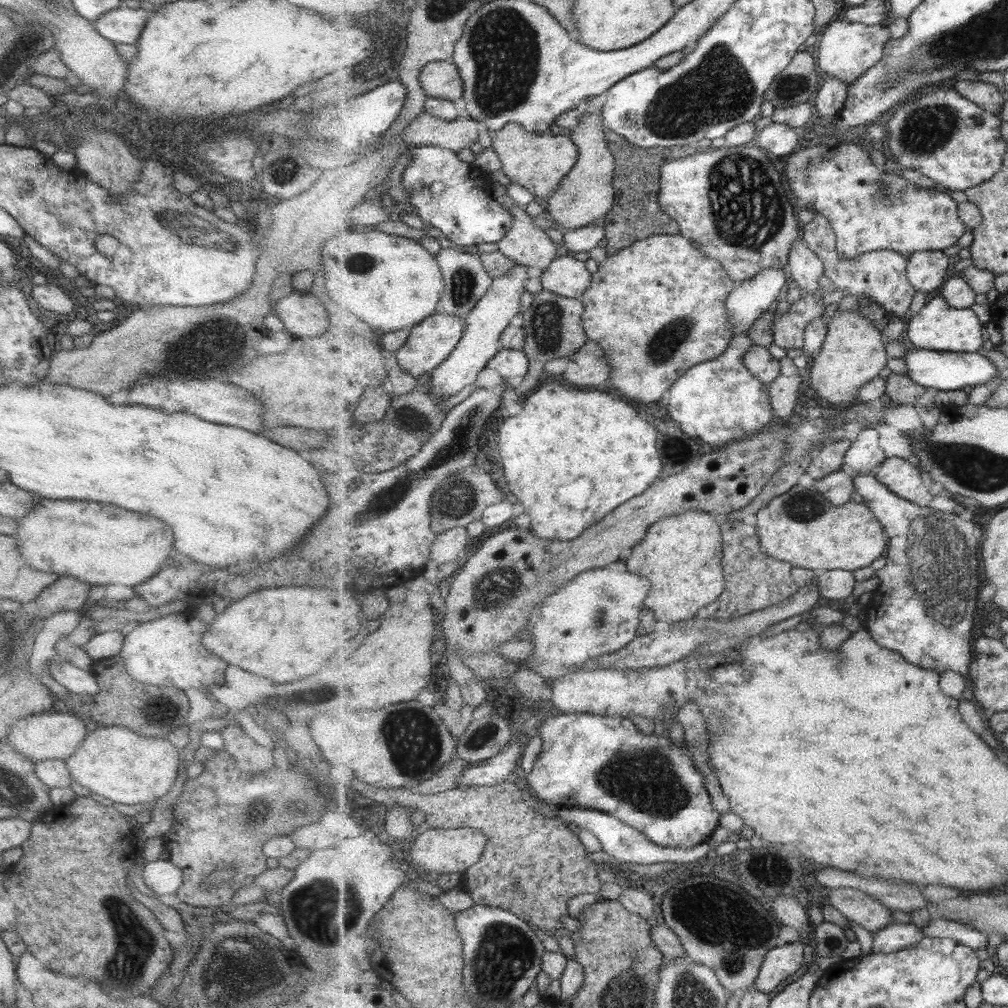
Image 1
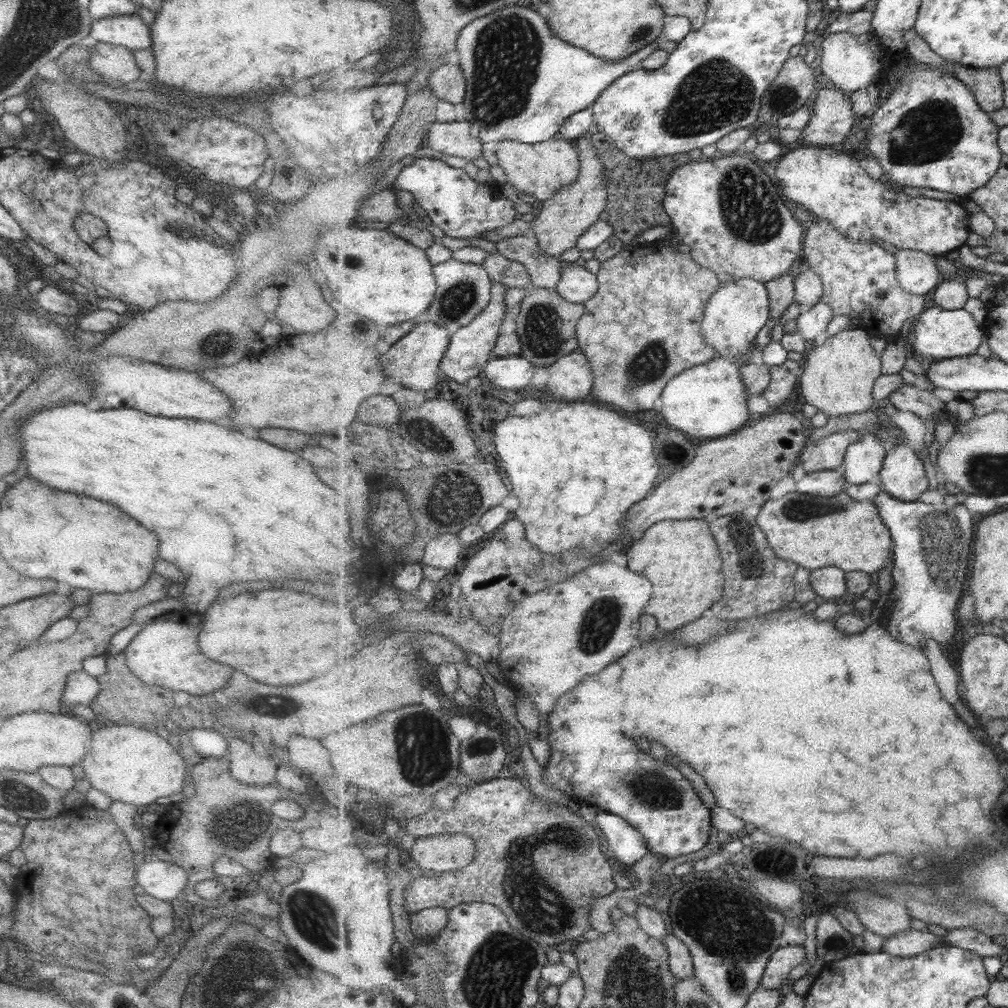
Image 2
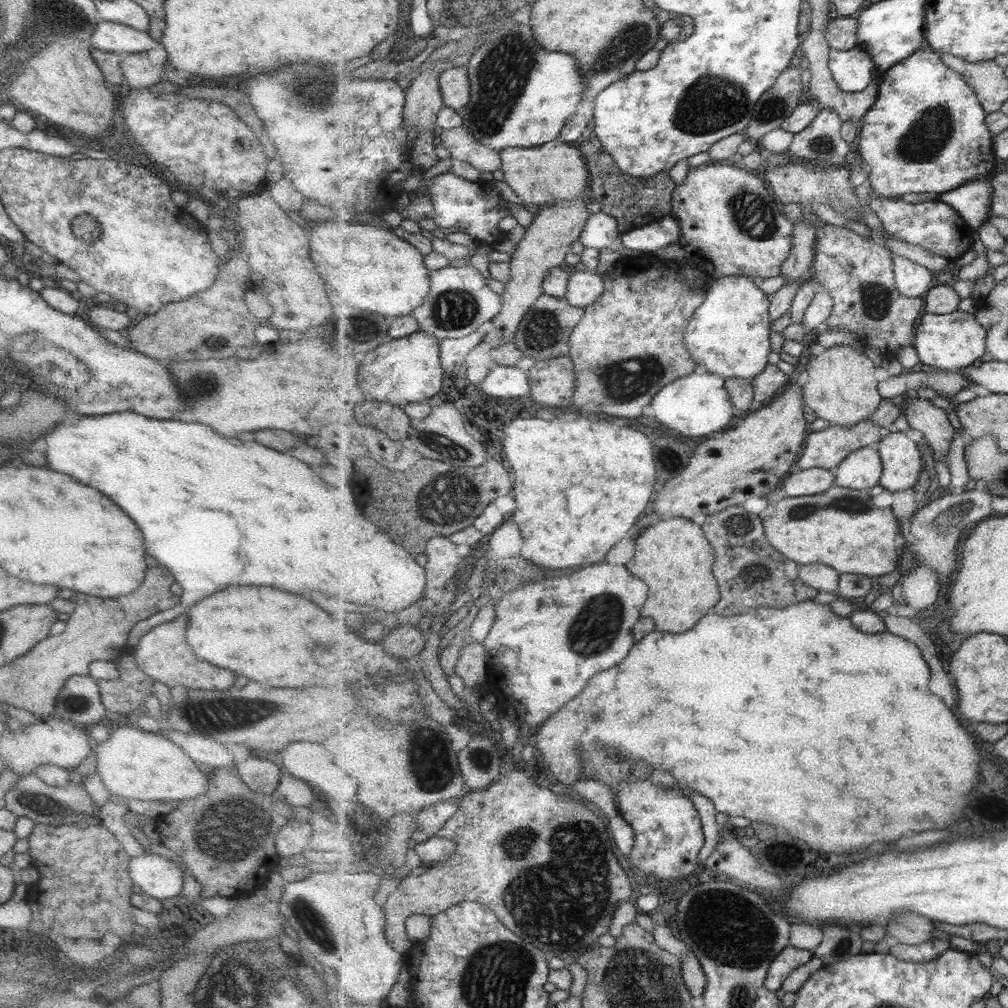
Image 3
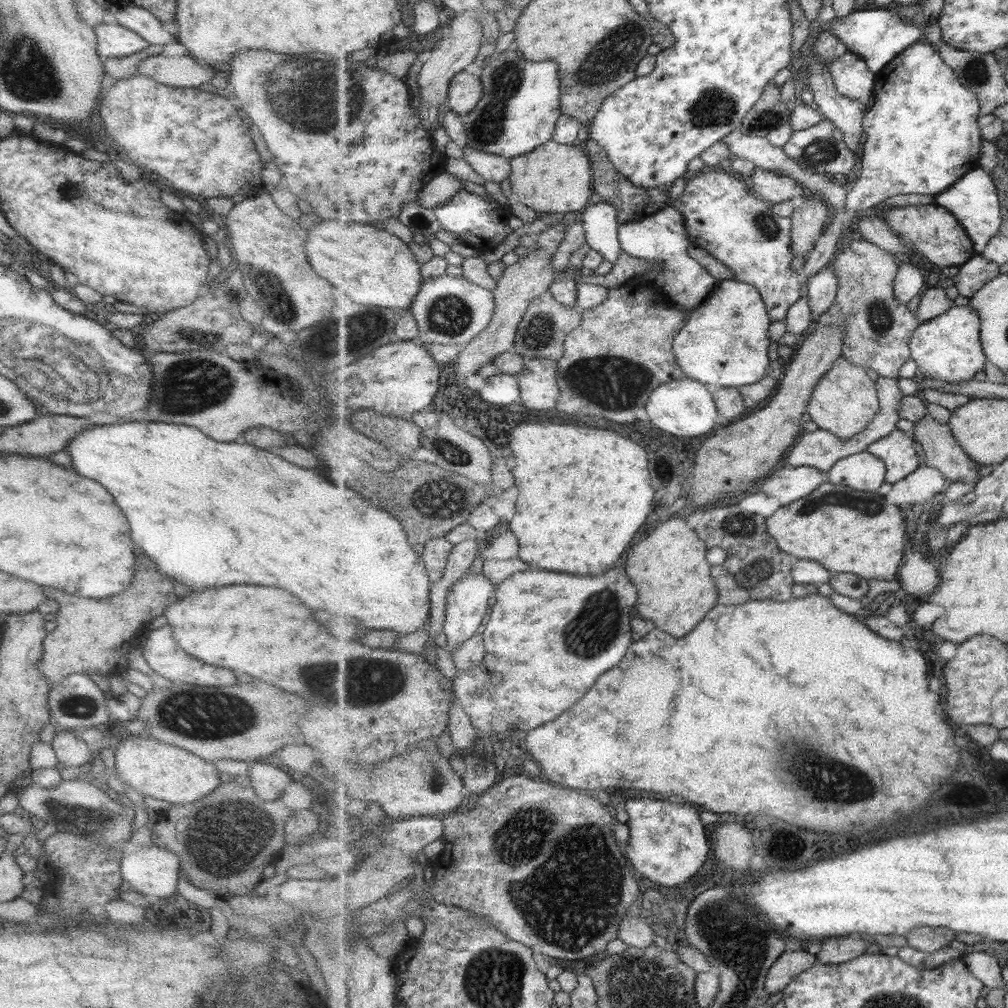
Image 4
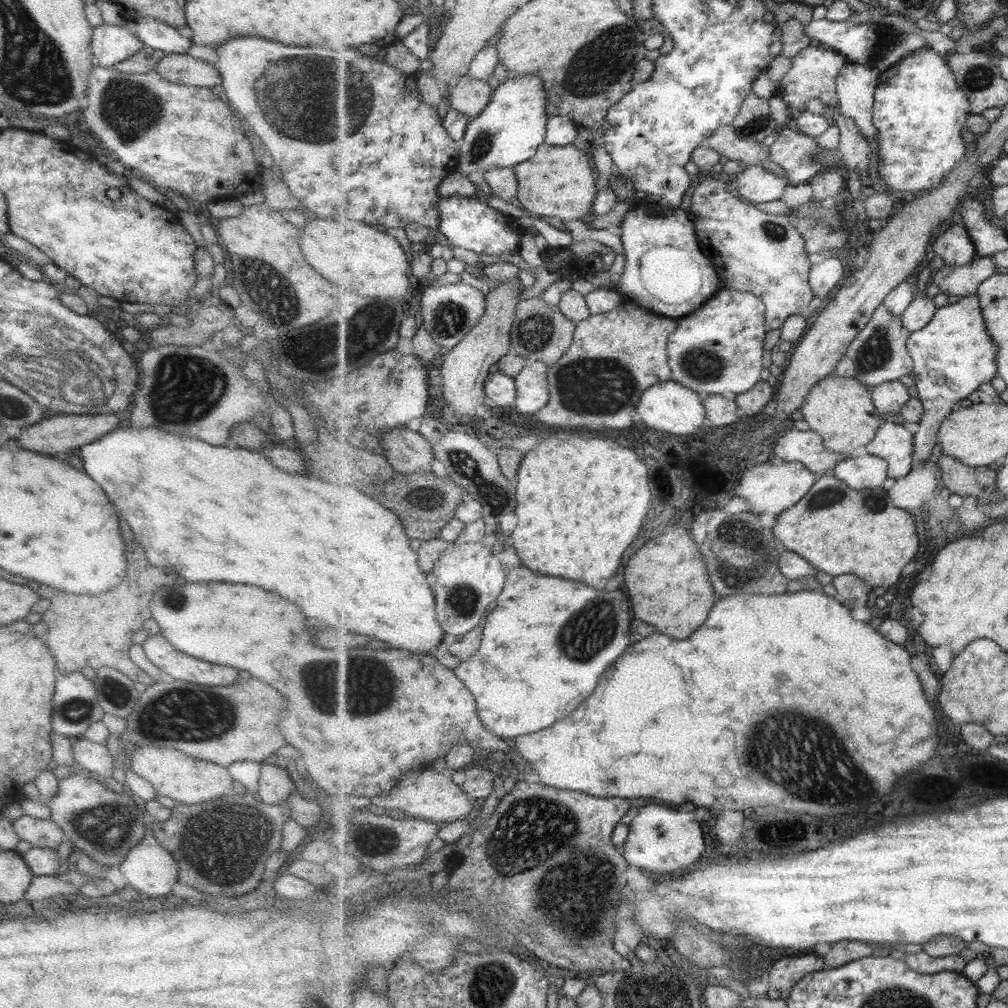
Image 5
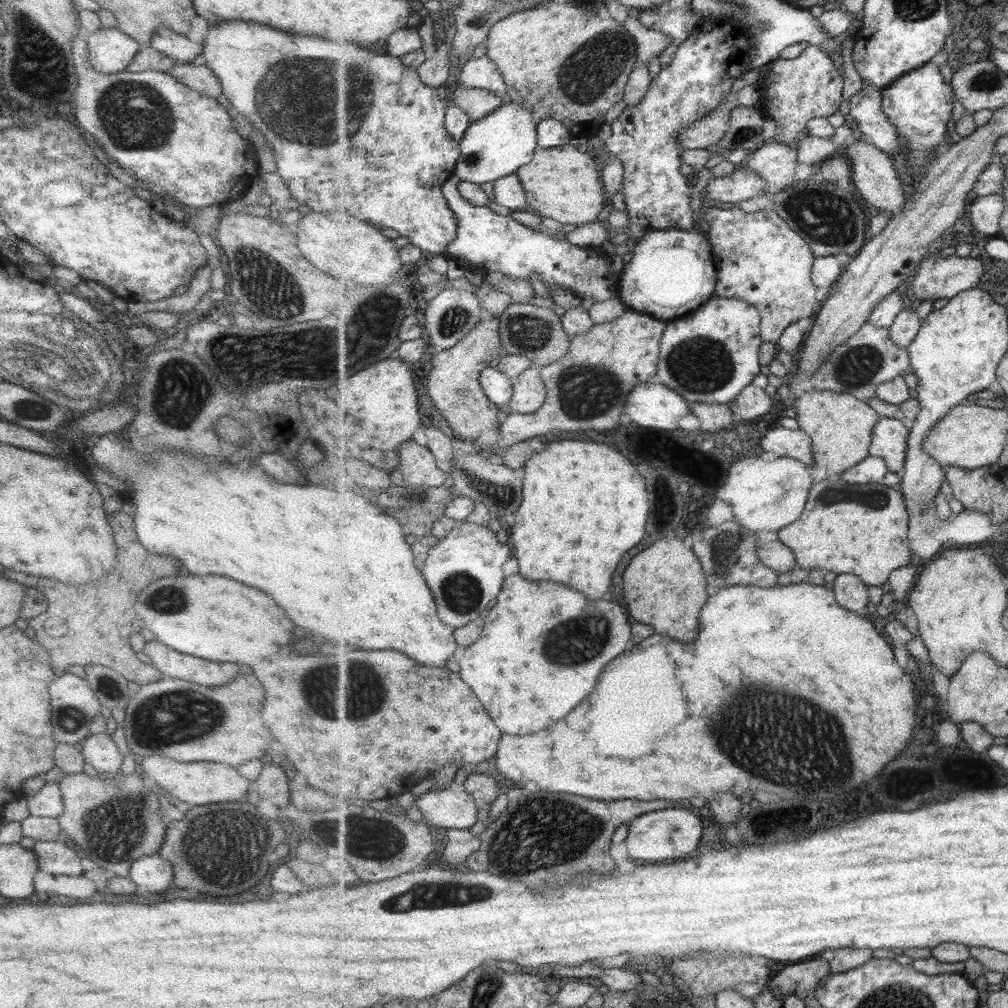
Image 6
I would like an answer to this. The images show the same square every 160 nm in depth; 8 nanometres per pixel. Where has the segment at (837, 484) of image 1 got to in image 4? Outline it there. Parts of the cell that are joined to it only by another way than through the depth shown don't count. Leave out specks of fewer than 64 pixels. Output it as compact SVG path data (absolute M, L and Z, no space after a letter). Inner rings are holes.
M785 466L761 483L757 490L780 498L783 505L809 496L825 482L823 471L815 467Z

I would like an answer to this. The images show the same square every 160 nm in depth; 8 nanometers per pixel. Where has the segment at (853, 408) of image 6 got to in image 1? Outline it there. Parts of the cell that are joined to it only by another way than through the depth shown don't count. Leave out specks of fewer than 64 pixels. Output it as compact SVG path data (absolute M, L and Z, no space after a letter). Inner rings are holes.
M839 309L828 320L828 335L824 342L823 348L814 356L811 369L808 370L808 380L812 390L815 392L813 395L816 398L823 398L824 402L833 403L836 406L842 404L851 404L851 400L858 401L860 388L867 384L870 380L879 377L879 372L887 366L887 359L890 357L885 350L885 343L881 330L865 316L861 315L859 311Z

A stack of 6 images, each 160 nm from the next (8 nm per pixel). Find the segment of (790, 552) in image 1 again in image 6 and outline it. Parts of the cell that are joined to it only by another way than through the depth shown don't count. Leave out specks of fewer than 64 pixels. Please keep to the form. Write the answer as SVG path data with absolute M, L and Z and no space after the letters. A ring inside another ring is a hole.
M840 476L827 477L812 486L805 512L799 520L778 531L783 544L793 549L799 566L807 570L824 570L840 574L856 574L868 585L883 587L899 568L907 566L912 558L910 551L910 513L903 492L884 483L857 485Z

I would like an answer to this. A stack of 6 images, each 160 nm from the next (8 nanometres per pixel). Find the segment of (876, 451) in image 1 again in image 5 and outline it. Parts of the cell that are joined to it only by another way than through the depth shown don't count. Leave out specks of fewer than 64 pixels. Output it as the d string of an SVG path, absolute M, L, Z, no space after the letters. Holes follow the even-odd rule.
M875 455L844 458L837 463L834 474L855 490L878 489L888 475L888 462Z

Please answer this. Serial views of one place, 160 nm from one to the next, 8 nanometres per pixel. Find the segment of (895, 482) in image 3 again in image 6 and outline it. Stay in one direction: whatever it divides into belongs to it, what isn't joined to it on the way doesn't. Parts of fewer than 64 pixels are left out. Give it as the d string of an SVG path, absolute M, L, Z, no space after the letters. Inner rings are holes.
M900 416L881 417L874 430L870 455L884 458L890 472L901 472L901 470L906 467L910 435L910 429L901 422Z

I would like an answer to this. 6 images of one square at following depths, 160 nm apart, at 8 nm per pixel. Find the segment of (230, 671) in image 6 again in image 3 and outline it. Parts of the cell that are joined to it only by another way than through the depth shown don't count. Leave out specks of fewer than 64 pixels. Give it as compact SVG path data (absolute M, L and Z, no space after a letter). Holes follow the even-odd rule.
M185 614L177 615L169 622L159 624L148 630L130 650L139 670L154 681L165 684L169 689L173 686L185 686L188 689L225 690L233 684L233 672L211 666L201 658L195 658L195 653L186 641L188 625Z

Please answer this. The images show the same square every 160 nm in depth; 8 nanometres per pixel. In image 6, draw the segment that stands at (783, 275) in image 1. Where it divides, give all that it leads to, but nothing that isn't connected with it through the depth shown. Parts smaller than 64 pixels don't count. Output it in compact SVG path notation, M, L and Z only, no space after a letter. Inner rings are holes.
M714 296L696 311L668 323L657 376L689 402L730 404L762 373L761 325L761 313L753 303Z

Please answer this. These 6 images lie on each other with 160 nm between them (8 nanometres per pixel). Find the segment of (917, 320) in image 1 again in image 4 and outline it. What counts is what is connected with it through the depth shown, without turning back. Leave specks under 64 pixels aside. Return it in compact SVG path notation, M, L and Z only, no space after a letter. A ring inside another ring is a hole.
M971 304L953 306L945 314L918 326L910 342L912 360L917 364L917 378L941 379L944 383L965 383L977 372L984 372L985 355L982 344L980 312Z

